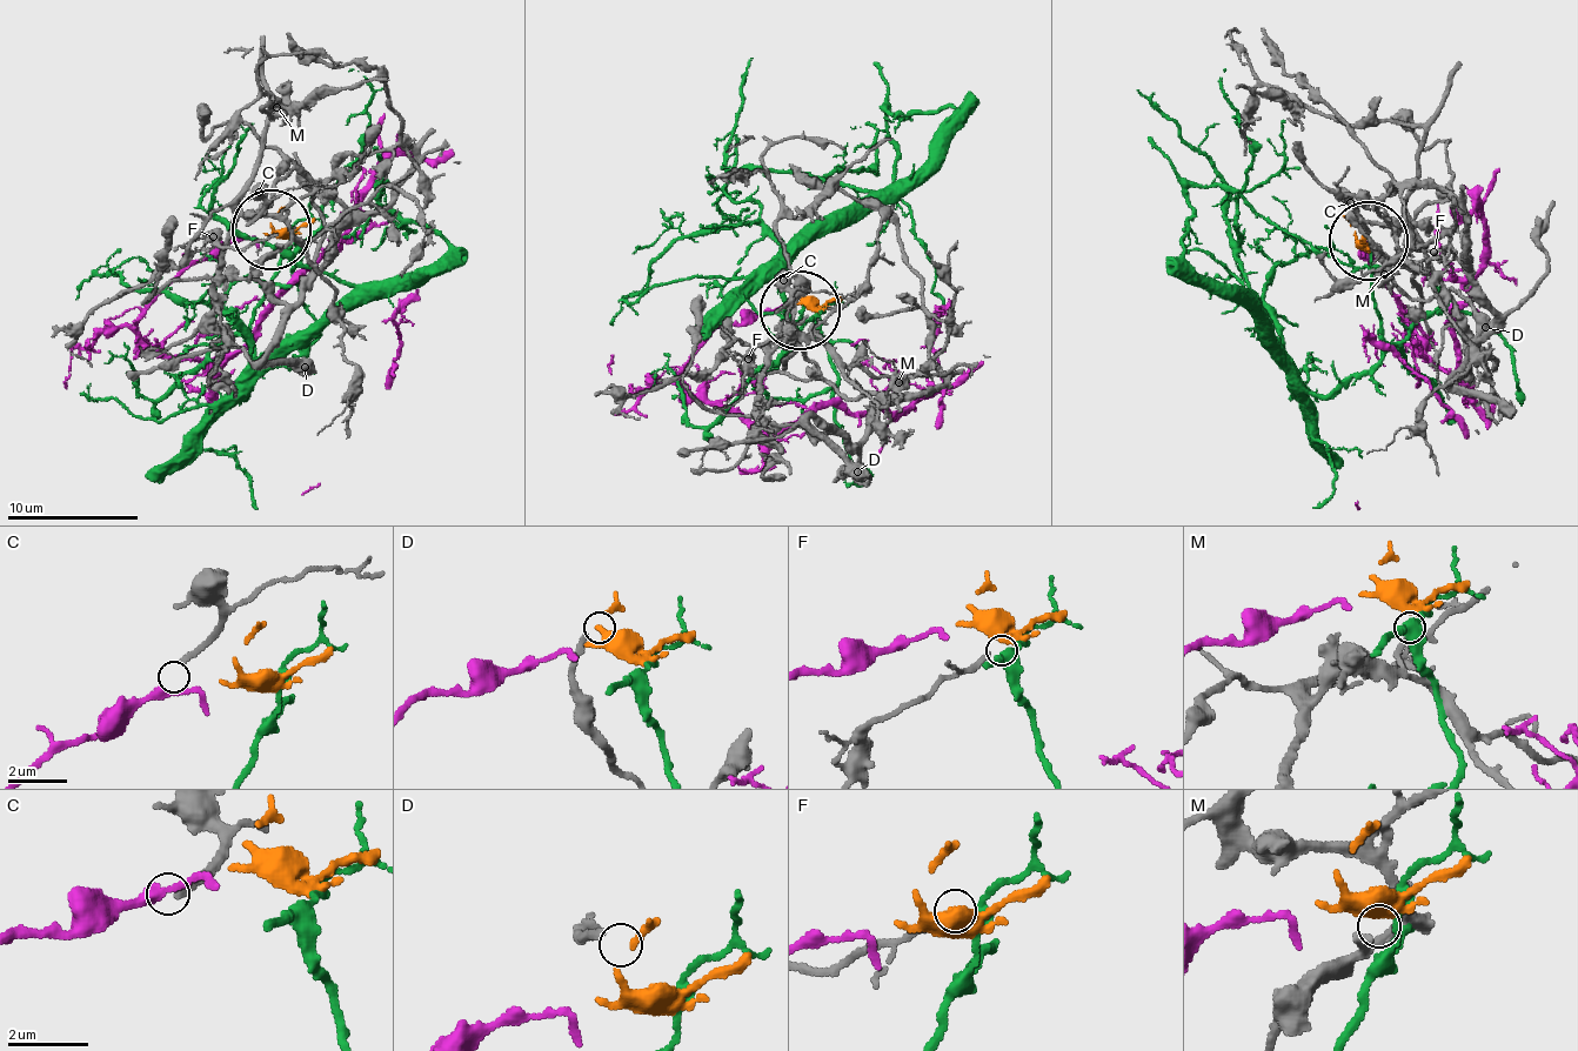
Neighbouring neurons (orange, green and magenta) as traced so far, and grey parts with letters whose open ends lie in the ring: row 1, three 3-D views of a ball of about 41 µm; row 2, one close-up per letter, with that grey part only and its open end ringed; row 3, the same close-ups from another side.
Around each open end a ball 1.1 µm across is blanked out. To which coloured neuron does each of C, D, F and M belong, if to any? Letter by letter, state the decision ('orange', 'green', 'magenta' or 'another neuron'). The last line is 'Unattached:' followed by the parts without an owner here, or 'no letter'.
C: magenta
D: another neuron
F: another neuron
M: orange
Unattached: D, F

